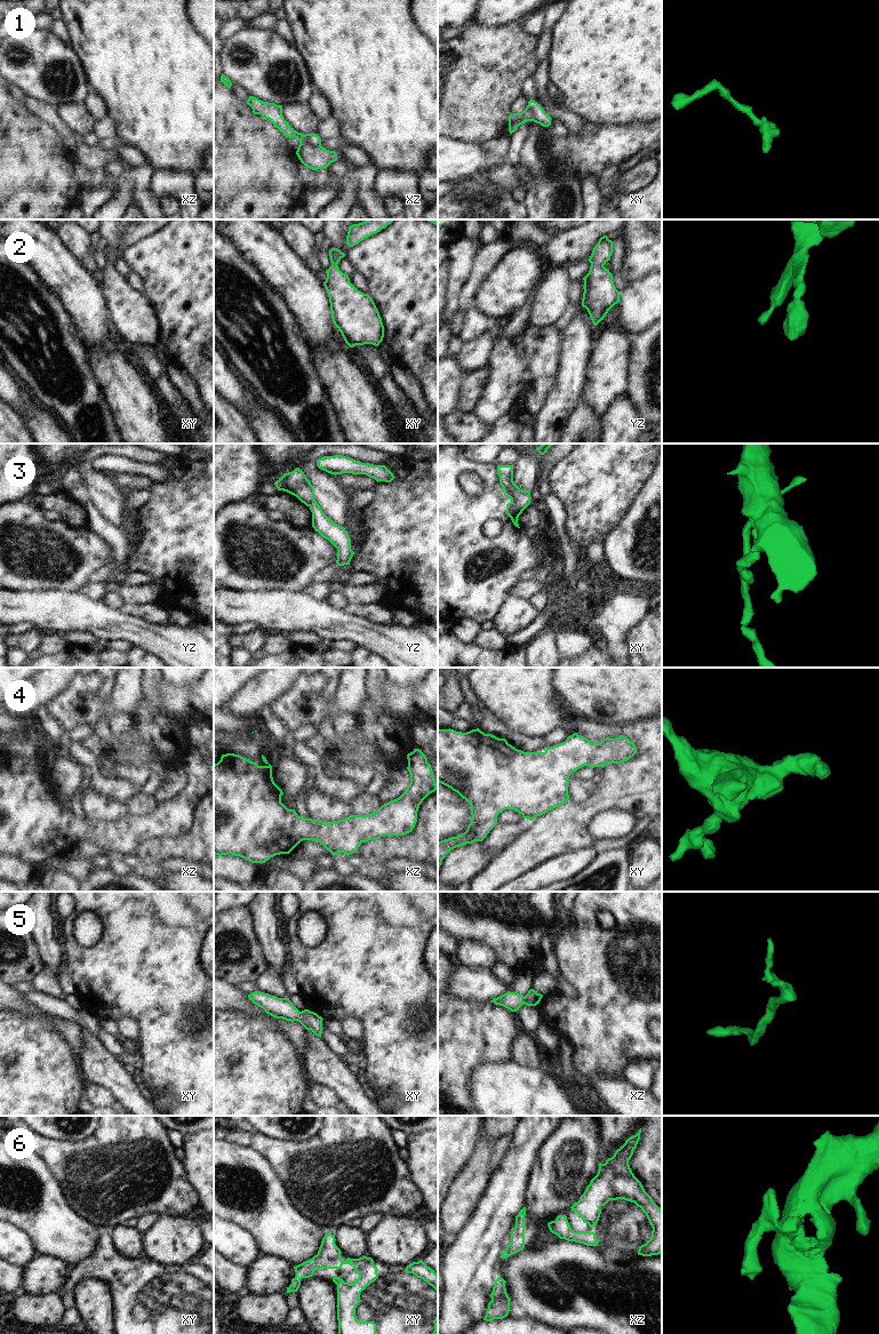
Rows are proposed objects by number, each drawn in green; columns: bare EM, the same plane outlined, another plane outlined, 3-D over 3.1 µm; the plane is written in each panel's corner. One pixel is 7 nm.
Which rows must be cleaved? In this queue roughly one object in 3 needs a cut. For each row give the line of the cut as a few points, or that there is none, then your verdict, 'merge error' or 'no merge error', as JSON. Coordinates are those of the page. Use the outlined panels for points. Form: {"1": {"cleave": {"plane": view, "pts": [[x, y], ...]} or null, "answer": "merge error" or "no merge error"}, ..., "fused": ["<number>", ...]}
{"1": {"cleave": null, "answer": "no merge error"}, "2": {"cleave": null, "answer": "no merge error"}, "3": {"cleave": null, "answer": "no merge error"}, "4": {"cleave": null, "answer": "no merge error"}, "5": {"cleave": null, "answer": "no merge error"}, "6": {"cleave": null, "answer": "no merge error"}, "fused": []}

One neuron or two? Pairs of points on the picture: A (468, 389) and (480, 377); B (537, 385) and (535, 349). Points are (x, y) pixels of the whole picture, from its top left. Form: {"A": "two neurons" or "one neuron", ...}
{"A": "one neuron", "B": "one neuron"}

